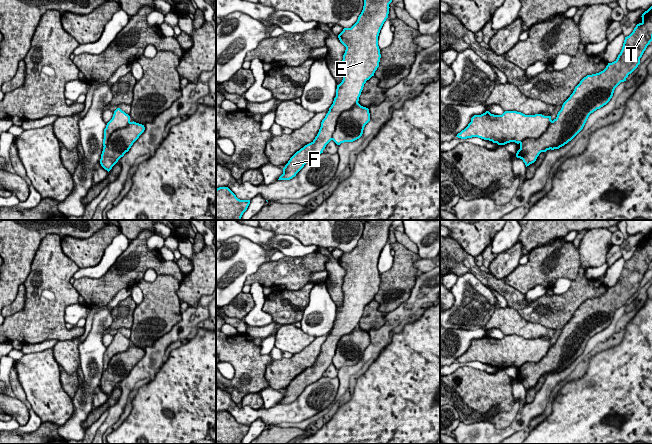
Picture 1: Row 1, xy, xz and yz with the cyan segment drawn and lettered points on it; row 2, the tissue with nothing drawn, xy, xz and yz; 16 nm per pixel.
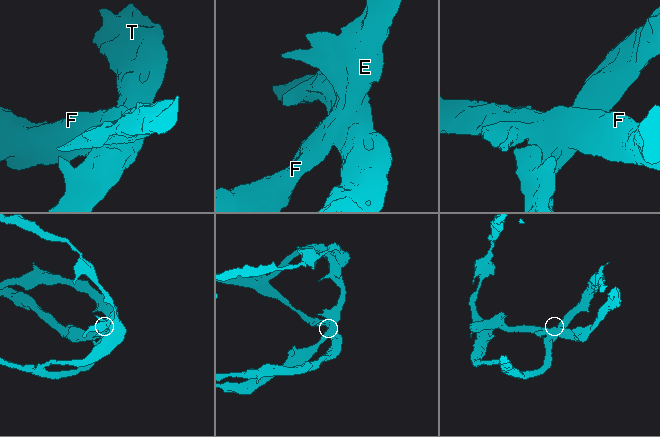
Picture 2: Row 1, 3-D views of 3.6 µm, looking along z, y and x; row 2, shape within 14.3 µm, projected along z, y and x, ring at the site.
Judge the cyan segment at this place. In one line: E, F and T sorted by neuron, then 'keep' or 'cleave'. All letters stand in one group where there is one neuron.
E F / T | cleave

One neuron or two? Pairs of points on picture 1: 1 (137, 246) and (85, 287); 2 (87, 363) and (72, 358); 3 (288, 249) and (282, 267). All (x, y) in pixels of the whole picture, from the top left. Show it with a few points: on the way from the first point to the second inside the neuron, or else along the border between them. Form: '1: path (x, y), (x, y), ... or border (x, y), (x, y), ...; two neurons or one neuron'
1: path (137, 264), (135, 270), (126, 272), (103, 287); one neuron
2: border (82, 342), (78, 347), (79, 366); two neurons
3: border (309, 253), (303, 256), (285, 257); two neurons

